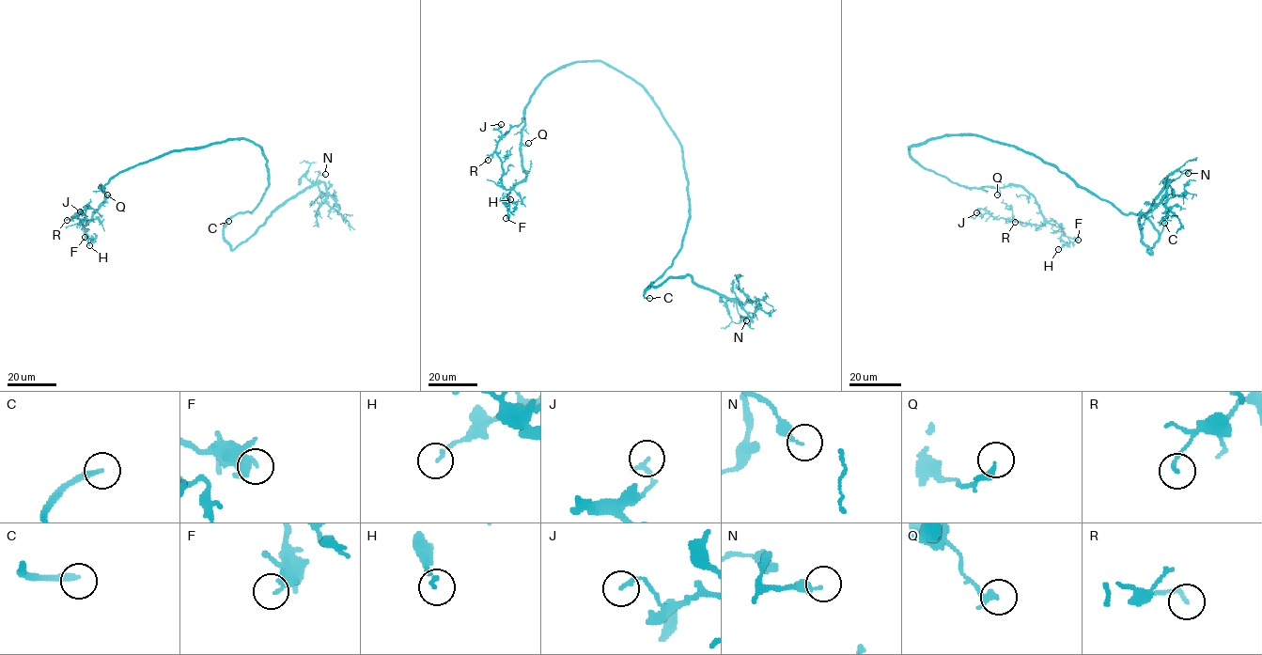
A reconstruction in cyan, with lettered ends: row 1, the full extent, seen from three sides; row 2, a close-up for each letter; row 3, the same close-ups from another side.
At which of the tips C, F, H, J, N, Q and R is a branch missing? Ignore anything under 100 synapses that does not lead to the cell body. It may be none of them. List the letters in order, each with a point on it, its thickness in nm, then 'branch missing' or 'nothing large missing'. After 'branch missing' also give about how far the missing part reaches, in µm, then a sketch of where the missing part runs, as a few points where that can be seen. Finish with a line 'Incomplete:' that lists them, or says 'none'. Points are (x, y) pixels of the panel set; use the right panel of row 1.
C: at (1164, 223); 260 nm thick; branch missing; about 50 µm are missing; missing branch runs (1164, 223), (1156, 218), (1152, 207), (1135, 186), (1136, 141)
F: at (1078, 240); 280 nm thick; nothing large missing
H: at (1058, 249); 150 nm thick; nothing large missing
J: at (976, 212); 180 nm thick; nothing large missing
N: at (1188, 173); 240 nm thick; nothing large missing
Q: at (997, 194); 280 nm thick; nothing large missing
R: at (1015, 222); 150 nm thick; nothing large missing
Incomplete: C

